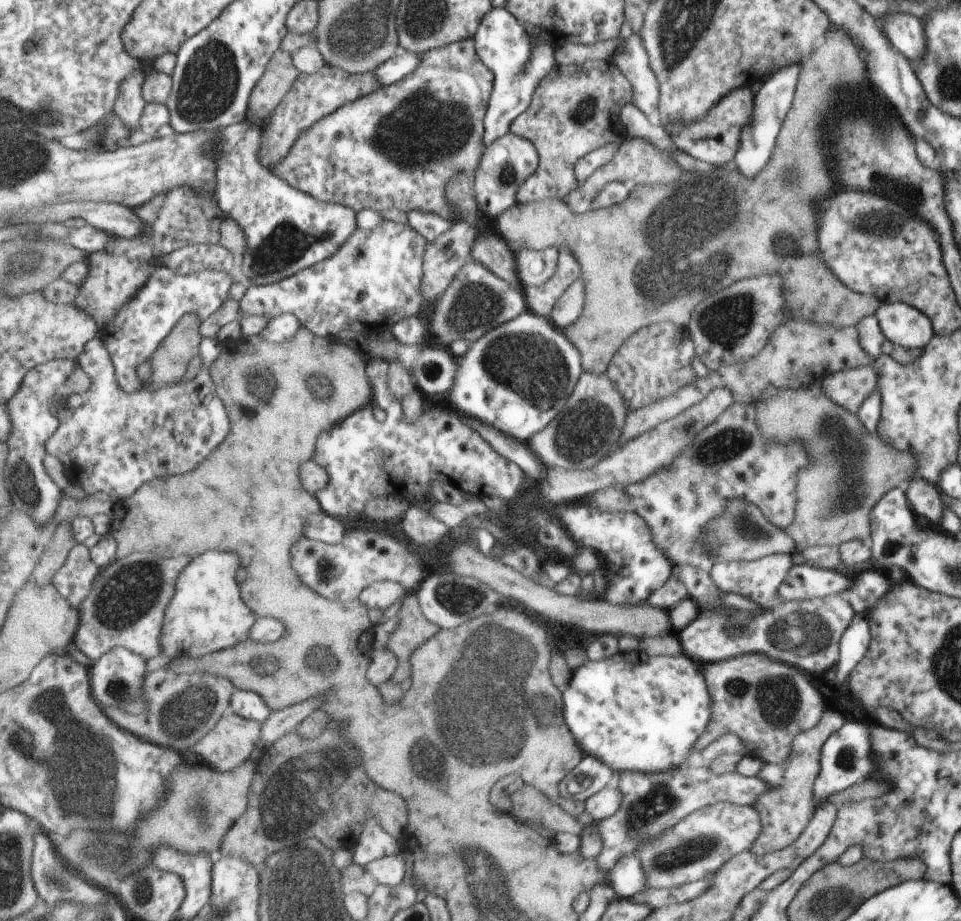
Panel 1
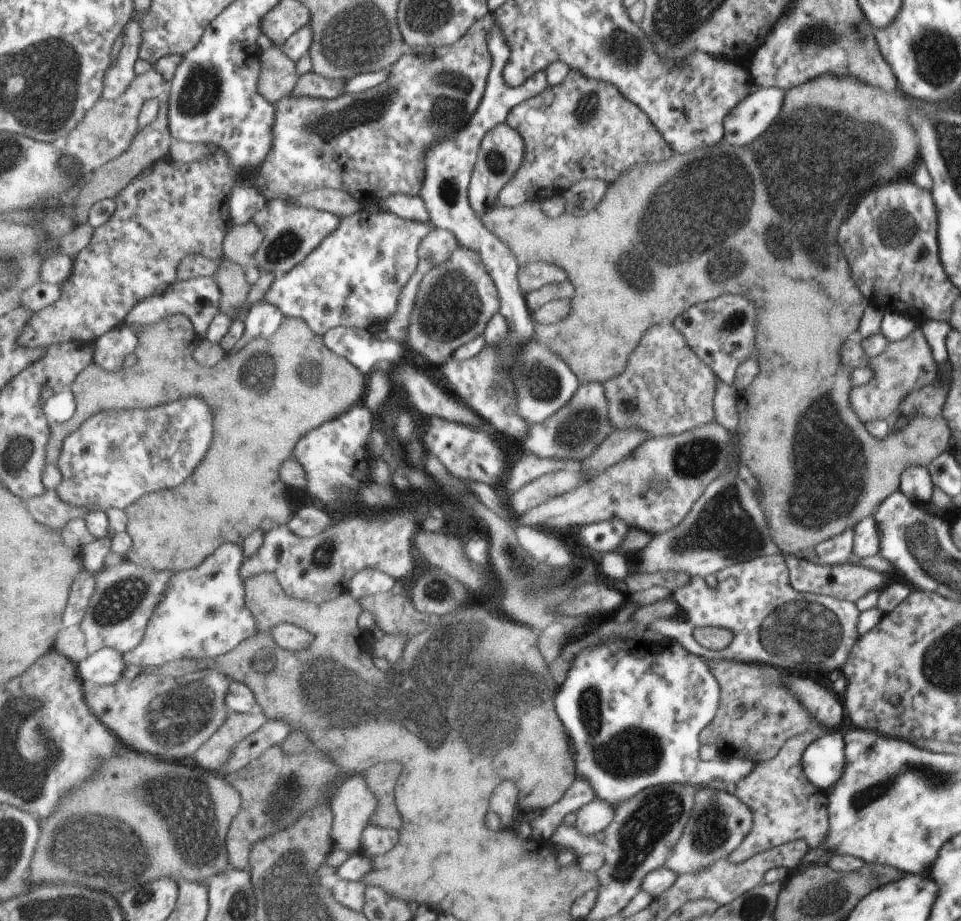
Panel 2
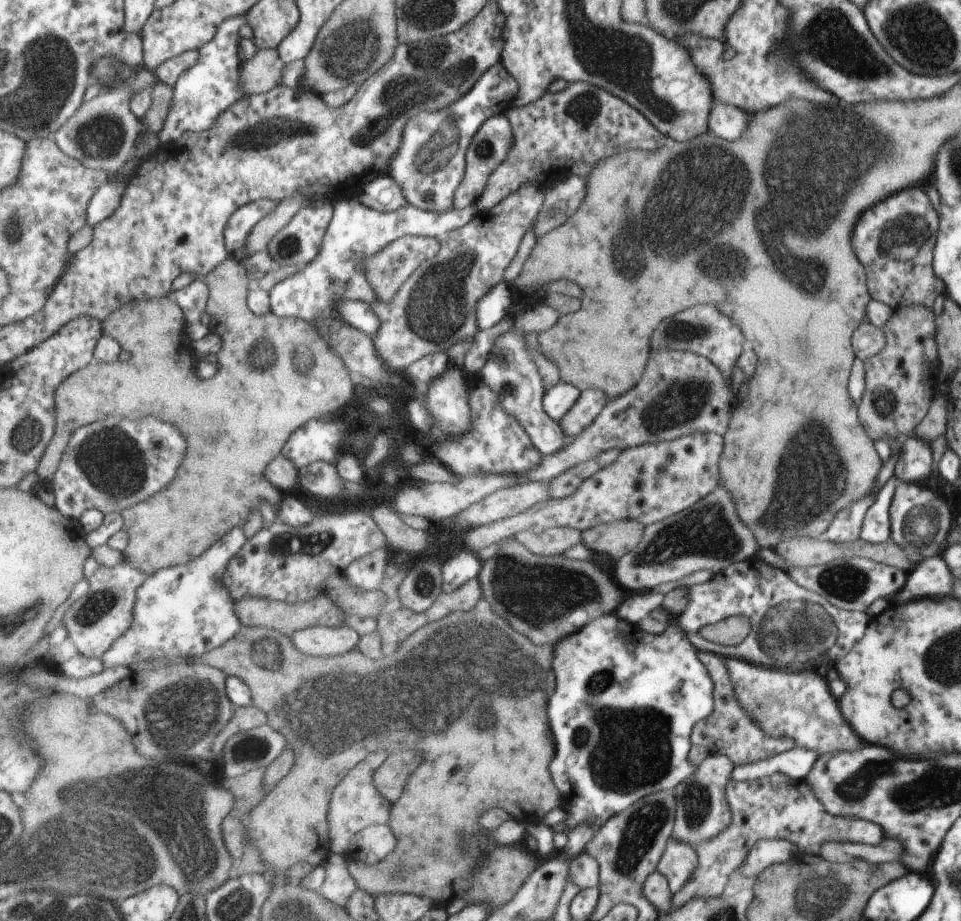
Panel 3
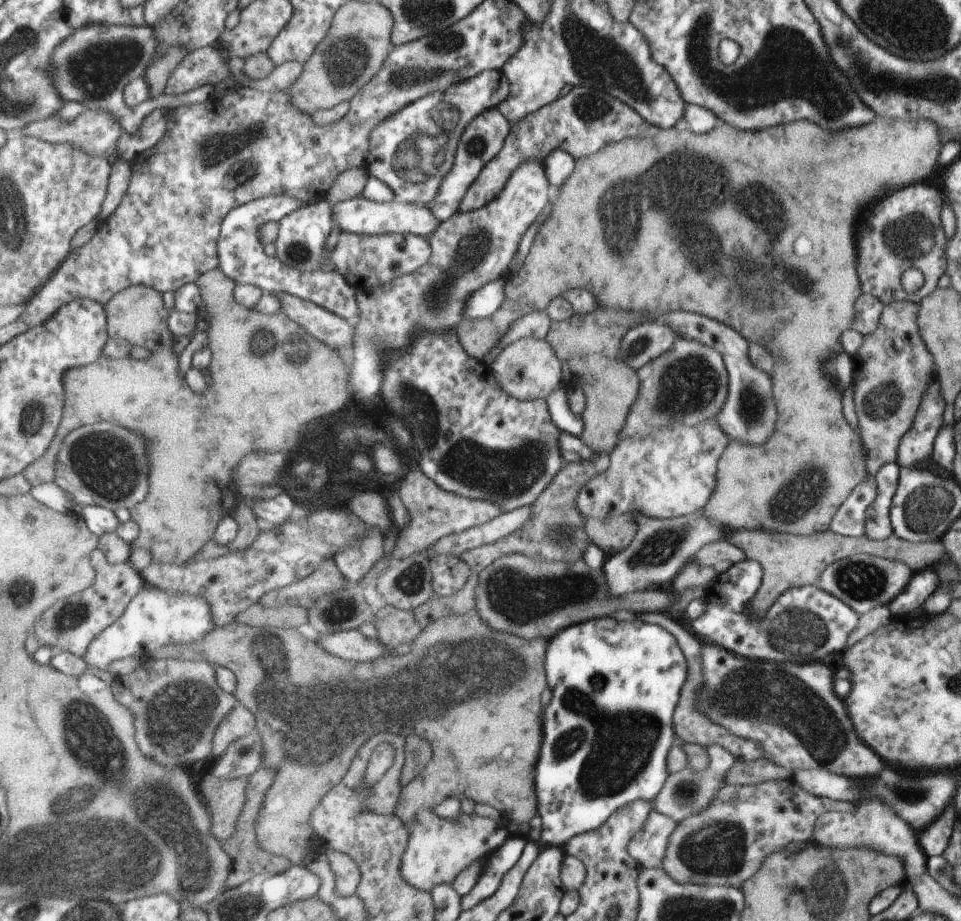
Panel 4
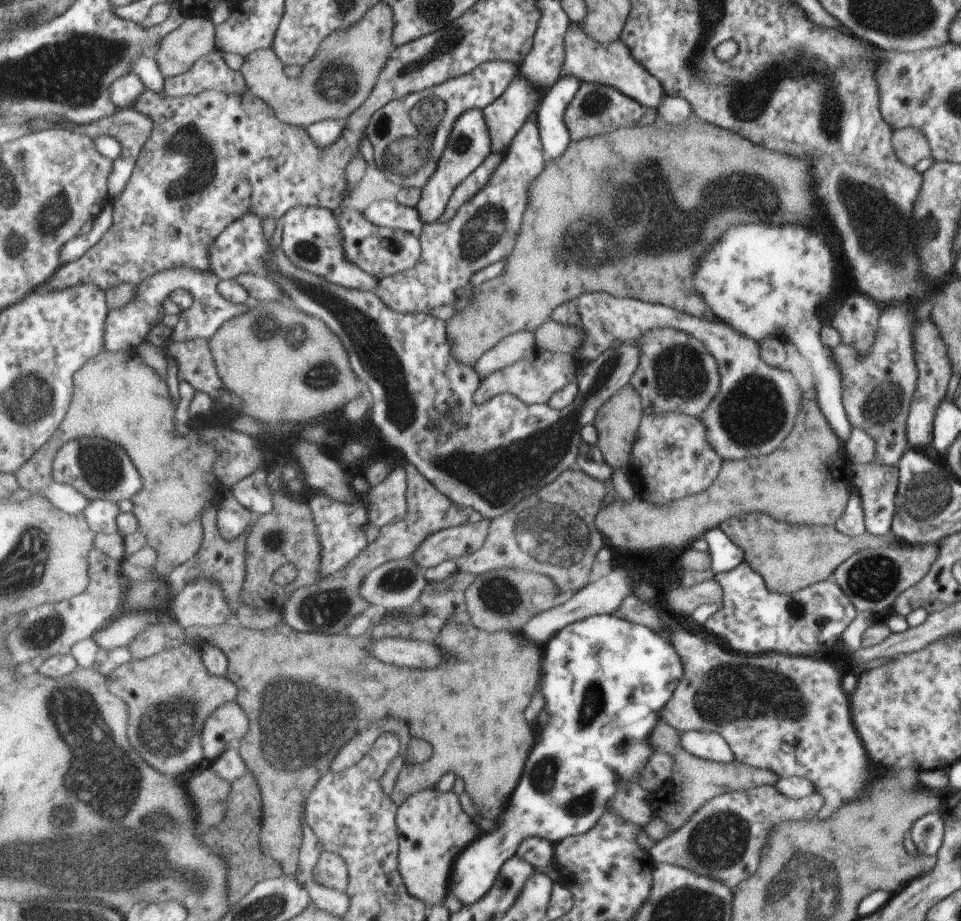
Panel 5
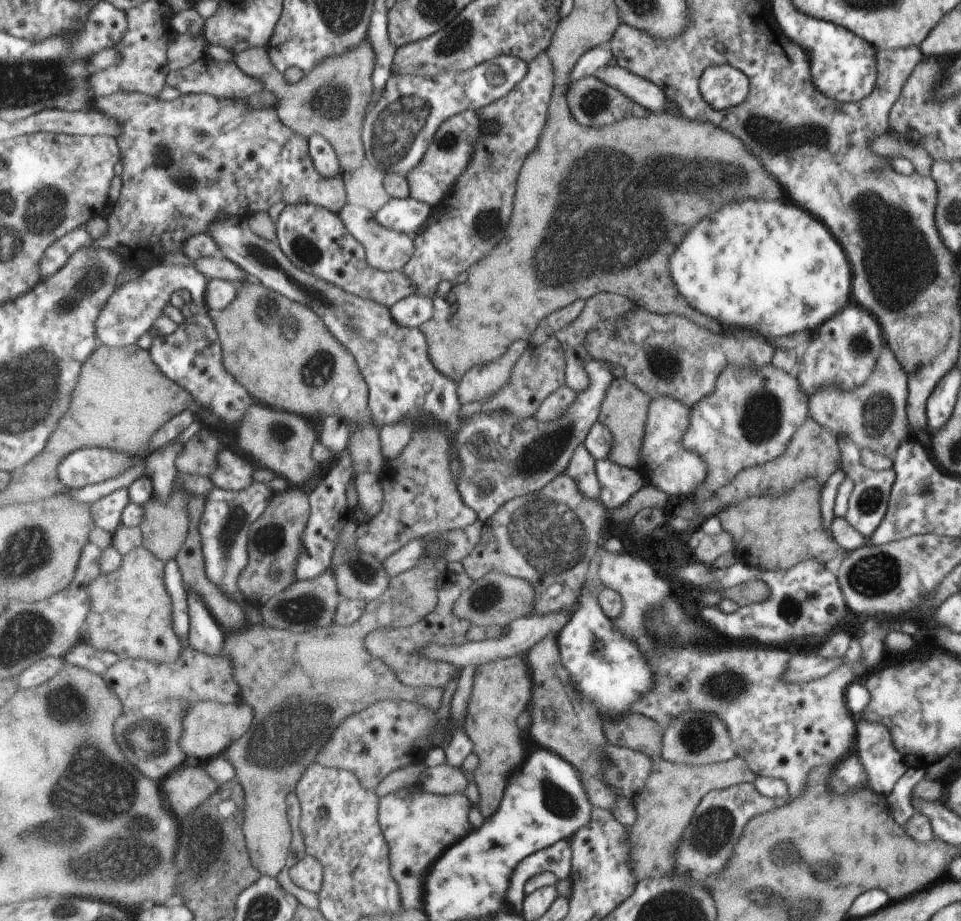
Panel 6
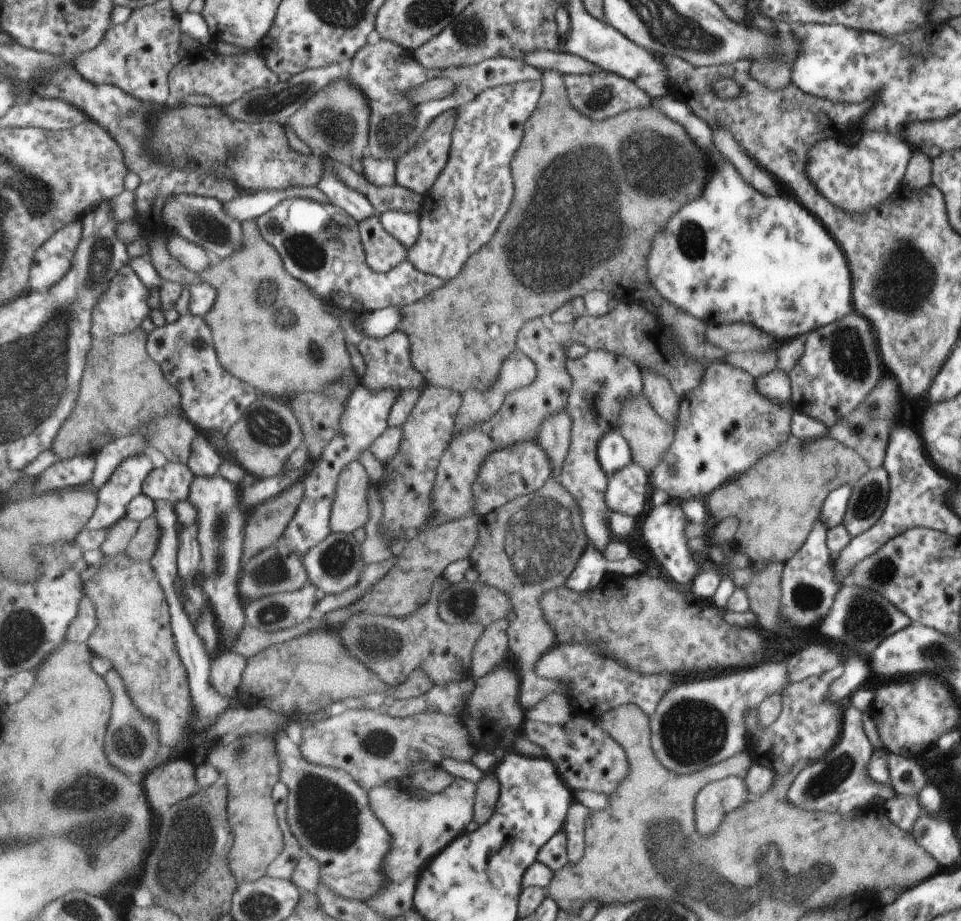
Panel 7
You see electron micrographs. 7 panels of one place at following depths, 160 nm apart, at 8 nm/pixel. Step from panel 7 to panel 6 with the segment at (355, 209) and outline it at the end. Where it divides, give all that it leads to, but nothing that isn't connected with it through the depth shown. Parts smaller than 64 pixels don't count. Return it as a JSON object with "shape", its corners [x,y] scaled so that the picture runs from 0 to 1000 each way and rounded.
{"shape":[[[337,145],[334,148],[325,148],[322,150],[323,169],[326,173],[330,185],[340,194],[349,193],[357,188],[359,182],[350,165],[349,159],[341,152]]]}

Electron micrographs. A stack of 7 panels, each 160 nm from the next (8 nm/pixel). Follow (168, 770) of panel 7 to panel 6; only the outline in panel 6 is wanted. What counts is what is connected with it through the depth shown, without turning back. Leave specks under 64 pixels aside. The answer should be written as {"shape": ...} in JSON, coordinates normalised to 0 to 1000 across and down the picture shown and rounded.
{"shape":[[[211,830],[188,832],[168,849],[172,869],[184,888],[201,882],[202,877],[226,860],[229,853],[217,843]]]}

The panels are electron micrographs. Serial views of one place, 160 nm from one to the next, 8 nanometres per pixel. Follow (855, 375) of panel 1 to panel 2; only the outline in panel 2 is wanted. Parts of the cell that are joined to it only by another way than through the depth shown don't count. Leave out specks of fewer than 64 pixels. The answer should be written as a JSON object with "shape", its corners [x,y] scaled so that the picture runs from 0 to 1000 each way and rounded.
{"shape":[[[951,350],[954,353],[948,364],[942,365],[940,369],[924,371],[917,384],[902,391],[901,397],[908,402],[908,410],[897,417],[889,416],[888,423],[883,426],[883,436],[887,439],[888,447],[892,450],[892,456],[896,456],[896,460],[908,454],[928,458],[933,447],[938,447],[935,441],[946,432],[946,428],[952,421],[972,415],[974,393],[970,387],[969,375],[958,363],[958,350]]]}

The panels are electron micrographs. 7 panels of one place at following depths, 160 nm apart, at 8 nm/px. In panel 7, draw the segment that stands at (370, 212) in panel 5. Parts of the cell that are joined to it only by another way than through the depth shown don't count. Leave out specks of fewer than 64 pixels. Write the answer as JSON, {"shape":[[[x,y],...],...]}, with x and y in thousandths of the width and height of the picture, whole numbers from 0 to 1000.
{"shape":[[[405,228],[394,233],[396,243],[405,254],[419,263],[424,270],[434,265],[437,256],[437,230],[421,230],[421,228]]]}

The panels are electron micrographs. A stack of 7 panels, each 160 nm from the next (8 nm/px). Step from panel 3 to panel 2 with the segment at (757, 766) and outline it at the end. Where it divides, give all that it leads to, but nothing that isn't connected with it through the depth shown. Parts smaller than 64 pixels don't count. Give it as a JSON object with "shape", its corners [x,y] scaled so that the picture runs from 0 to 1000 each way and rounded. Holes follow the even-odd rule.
{"shape":[[[634,693],[632,697],[623,699],[623,701],[613,701],[613,704],[606,705],[597,720],[591,727],[589,739],[584,745],[584,751],[580,754],[580,773],[584,782],[587,783],[588,790],[592,793],[592,801],[594,805],[594,812],[598,817],[598,823],[600,825],[599,840],[602,840],[605,845],[613,847],[613,851],[617,853],[619,858],[620,868],[632,869],[642,878],[650,869],[662,864],[663,860],[670,859],[671,856],[685,853],[686,851],[732,851],[735,852],[740,847],[750,847],[760,860],[764,859],[764,852],[769,847],[775,846],[775,843],[779,841],[781,834],[785,830],[781,823],[764,822],[758,820],[758,824],[732,827],[725,823],[725,803],[723,799],[727,799],[729,793],[736,789],[736,786],[742,782],[746,774],[746,764],[748,763],[748,747],[744,736],[740,734],[740,730],[737,727],[736,719],[728,713],[722,712],[720,709],[715,708],[713,704],[709,704],[704,697],[694,699],[677,699],[677,704],[671,701],[671,706],[667,706],[666,702],[655,701],[655,706],[648,701],[646,693],[638,695]],[[863,793],[834,818],[834,834],[849,856],[863,858],[879,836],[877,793]]]}

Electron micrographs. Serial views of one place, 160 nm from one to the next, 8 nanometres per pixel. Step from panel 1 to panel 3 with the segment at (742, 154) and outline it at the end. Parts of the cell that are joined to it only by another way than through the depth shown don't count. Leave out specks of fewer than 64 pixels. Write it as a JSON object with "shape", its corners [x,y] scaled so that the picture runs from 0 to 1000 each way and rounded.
{"shape":[[[742,111],[735,130],[736,143],[752,152],[763,152],[778,138],[783,126],[764,115]]]}

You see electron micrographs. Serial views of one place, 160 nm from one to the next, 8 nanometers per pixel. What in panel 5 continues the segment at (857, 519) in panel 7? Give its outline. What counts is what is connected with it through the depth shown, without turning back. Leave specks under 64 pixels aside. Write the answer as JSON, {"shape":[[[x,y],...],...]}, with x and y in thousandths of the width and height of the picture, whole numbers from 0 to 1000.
{"shape":[[[887,503],[888,526],[893,536],[899,574],[907,583],[923,581],[929,574],[931,539],[935,527],[932,505]]]}

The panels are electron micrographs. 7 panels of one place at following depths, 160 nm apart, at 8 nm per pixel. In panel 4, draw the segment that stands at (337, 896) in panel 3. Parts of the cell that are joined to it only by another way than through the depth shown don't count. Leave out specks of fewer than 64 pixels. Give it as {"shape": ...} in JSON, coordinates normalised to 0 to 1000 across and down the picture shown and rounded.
{"shape":[[[341,923],[342,940],[349,949],[349,960],[351,960],[351,971],[355,975],[368,973],[374,964],[374,958],[378,955],[377,940],[369,938],[369,934],[361,927]]]}

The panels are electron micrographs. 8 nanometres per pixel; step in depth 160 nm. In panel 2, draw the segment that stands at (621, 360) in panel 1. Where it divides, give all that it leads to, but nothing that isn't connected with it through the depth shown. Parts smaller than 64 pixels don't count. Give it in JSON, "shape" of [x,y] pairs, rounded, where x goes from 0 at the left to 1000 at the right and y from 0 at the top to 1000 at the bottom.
{"shape":[[[684,352],[675,363],[667,365],[663,377],[652,387],[650,403],[630,417],[634,434],[634,454],[639,466],[663,463],[676,474],[707,472],[743,457],[741,435],[744,428],[744,406],[720,382],[711,363],[698,352]]]}

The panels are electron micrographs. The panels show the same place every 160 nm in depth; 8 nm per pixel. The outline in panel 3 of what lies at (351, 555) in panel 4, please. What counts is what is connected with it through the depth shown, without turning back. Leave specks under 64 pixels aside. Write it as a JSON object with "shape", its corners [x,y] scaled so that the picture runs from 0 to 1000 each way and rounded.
{"shape":[[[392,596],[386,602],[378,604],[378,606],[365,611],[358,623],[375,640],[392,641],[401,623],[401,613],[408,608],[406,596]]]}

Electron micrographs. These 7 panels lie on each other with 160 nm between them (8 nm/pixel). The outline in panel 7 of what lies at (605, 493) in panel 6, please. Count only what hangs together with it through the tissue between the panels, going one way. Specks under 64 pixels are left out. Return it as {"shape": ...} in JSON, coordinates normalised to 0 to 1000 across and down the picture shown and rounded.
{"shape":[[[655,502],[644,512],[633,517],[631,547],[636,555],[663,562],[671,549],[674,515],[663,504]]]}

